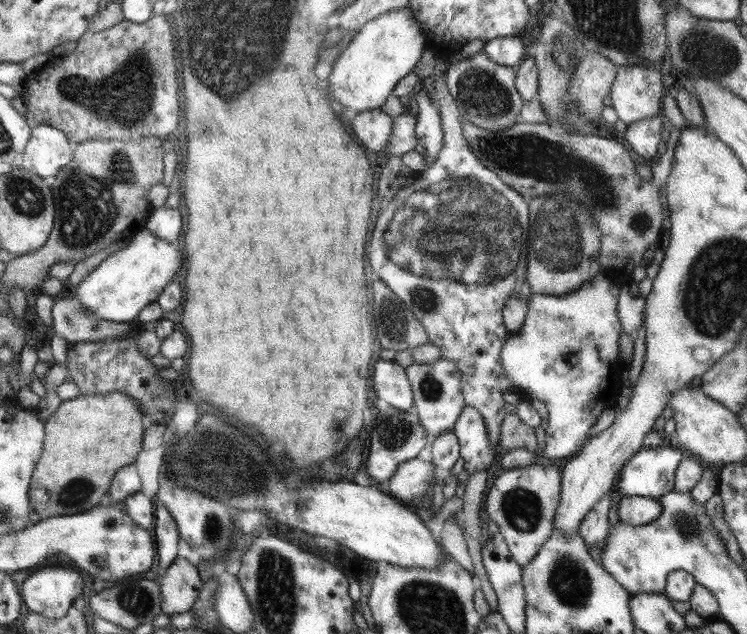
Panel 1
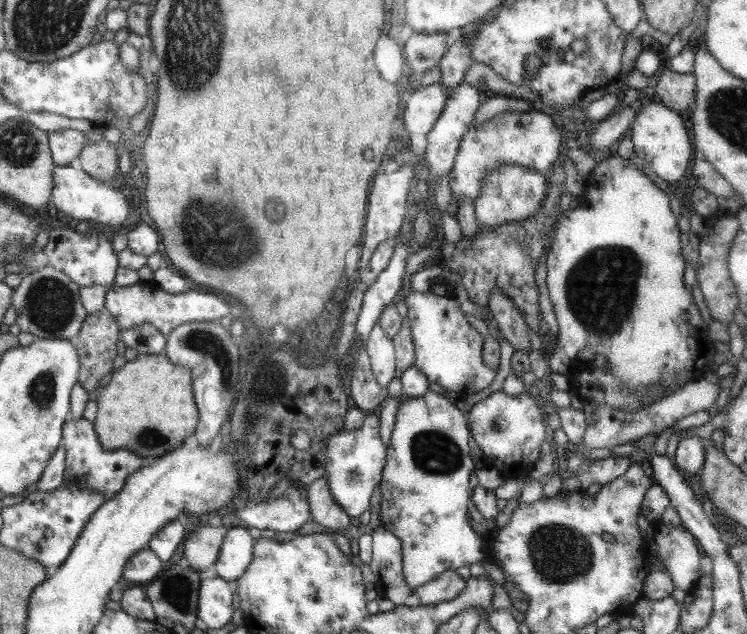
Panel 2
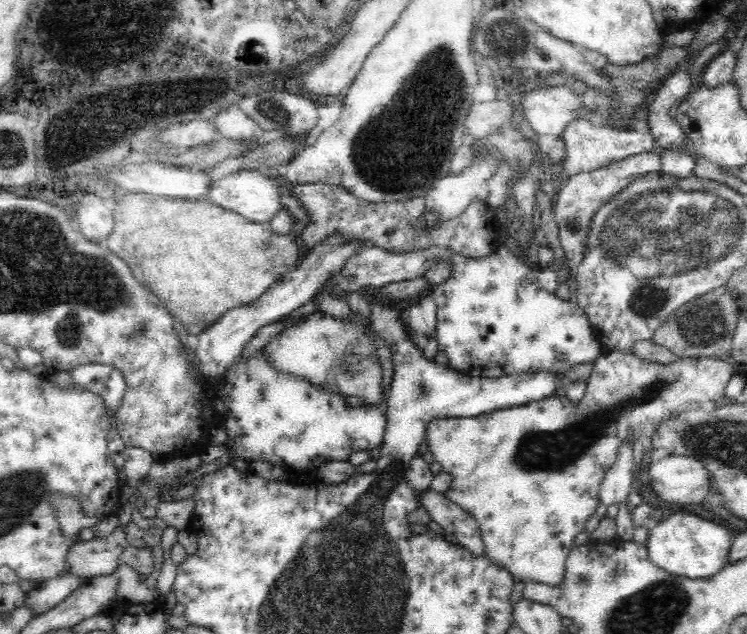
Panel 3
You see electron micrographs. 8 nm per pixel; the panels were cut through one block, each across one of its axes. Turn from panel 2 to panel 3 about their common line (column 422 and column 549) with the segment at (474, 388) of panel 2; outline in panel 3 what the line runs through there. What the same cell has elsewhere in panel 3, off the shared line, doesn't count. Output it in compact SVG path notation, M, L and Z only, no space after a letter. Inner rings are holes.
M502 242L496 252L480 259L456 253L450 257L452 272L447 280L430 286L437 306L435 338L448 357L448 368L464 376L499 377L520 373L548 372L561 375L576 364L592 364L600 355L600 344L587 316L573 298L564 300L540 288L536 269L527 266Z

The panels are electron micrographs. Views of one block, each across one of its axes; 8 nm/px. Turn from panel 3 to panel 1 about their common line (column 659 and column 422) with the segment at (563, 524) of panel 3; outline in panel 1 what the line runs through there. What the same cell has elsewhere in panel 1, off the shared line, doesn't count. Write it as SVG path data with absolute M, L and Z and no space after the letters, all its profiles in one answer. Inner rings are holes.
M441 358L429 363L421 364L412 362L404 368L407 380L412 390L412 404L417 410L426 433L431 436L439 436L443 432L451 431L462 408L466 406L462 390L462 377L451 360Z

